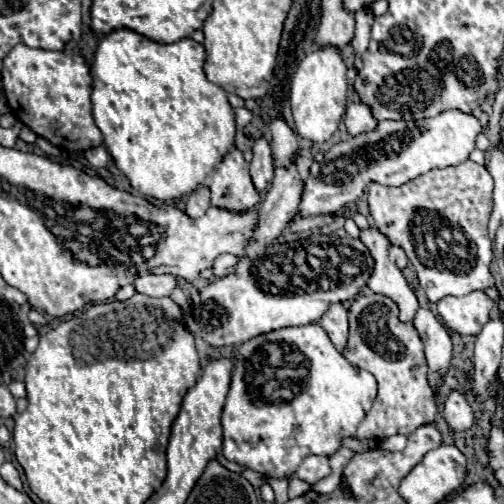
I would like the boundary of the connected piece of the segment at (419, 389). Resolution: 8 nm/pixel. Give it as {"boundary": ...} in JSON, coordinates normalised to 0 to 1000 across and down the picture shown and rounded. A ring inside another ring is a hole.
{"boundary":[[[746,581],[710,585],[690,617],[690,637],[690,681],[679,704],[690,720],[734,736],[750,756],[750,788],[726,831],[714,839],[706,867],[766,871],[790,859],[790,851],[794,863],[813,863],[825,847],[861,839],[869,808],[857,792],[861,780],[845,752],[849,732],[841,712],[841,685],[821,649],[802,649],[802,641],[790,637],[786,601]]]}

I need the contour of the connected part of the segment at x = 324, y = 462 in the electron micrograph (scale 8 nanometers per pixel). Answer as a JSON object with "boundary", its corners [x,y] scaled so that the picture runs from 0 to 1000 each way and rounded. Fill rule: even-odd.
{"boundary":[[[615,903],[615,907],[607,907],[607,911],[595,919],[595,927],[587,931],[583,942],[587,942],[591,950],[607,954],[611,962],[635,954],[639,946],[655,942],[651,907],[631,907],[631,903]]]}

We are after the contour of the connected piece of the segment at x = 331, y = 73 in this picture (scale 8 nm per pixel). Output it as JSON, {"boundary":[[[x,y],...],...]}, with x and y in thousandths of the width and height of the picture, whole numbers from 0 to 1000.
{"boundary":[[[659,89],[615,101],[595,121],[575,177],[579,228],[591,268],[627,284],[643,284],[647,276],[655,276],[671,256],[679,228],[687,220],[687,185],[690,185],[690,157],[679,105]]]}

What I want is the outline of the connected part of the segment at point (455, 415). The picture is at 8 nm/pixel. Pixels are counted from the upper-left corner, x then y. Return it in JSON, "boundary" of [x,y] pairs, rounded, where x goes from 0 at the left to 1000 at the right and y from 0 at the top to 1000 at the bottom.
{"boundary":[[[901,772],[881,800],[881,831],[897,855],[921,855],[940,839],[940,819],[925,800],[925,784]]]}

